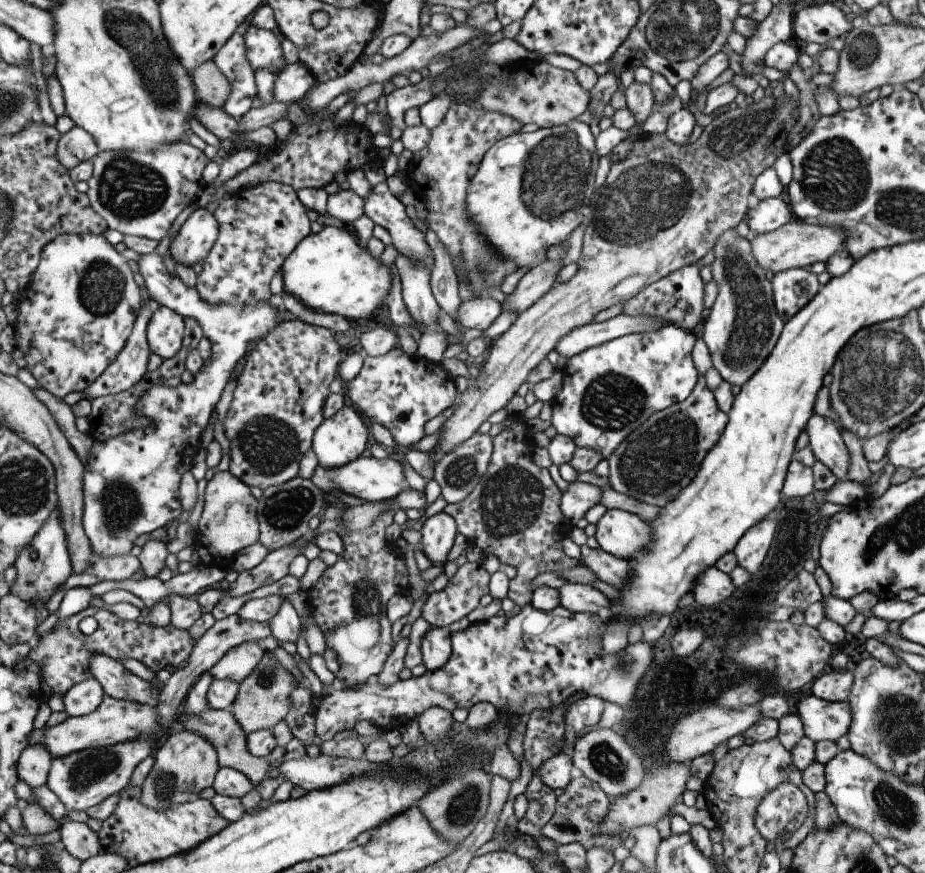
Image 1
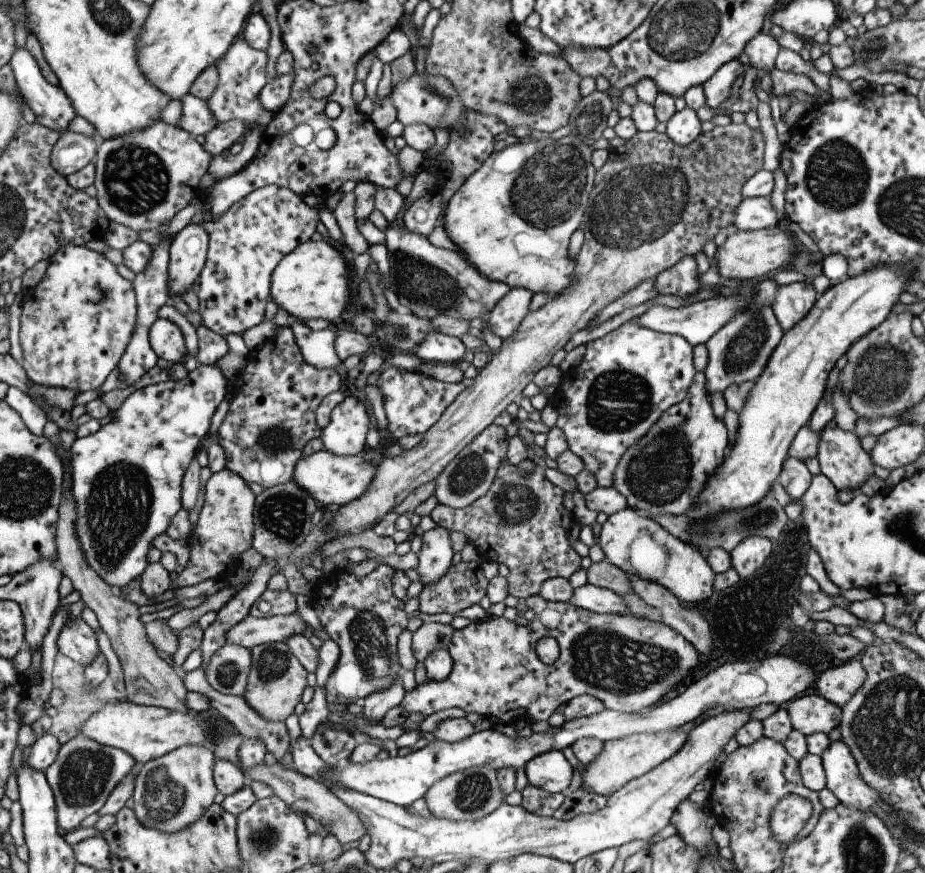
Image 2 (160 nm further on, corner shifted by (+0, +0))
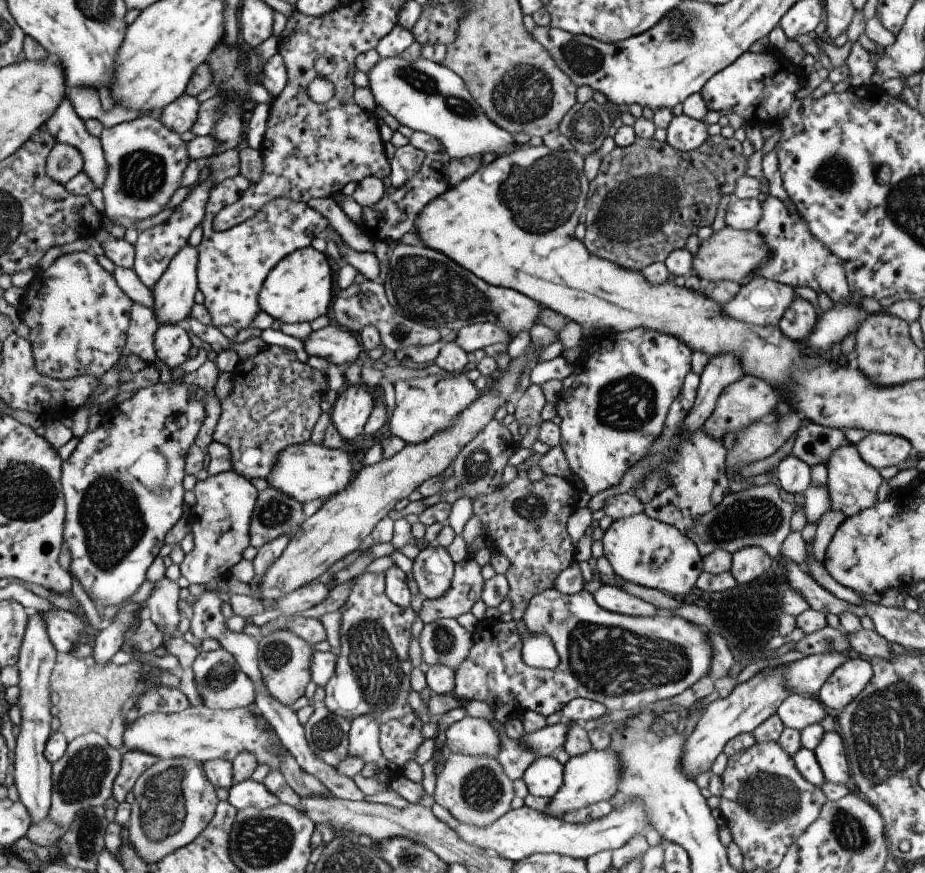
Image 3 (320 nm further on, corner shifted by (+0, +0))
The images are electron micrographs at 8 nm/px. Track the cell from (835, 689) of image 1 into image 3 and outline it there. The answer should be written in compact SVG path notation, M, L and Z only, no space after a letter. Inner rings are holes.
M852 655L838 666L817 691L817 698L830 713L840 711L865 688L872 675L871 665Z

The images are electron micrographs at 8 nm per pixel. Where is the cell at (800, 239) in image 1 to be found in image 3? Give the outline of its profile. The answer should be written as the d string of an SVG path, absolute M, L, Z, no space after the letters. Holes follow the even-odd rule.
M722 227L699 243L698 252L692 256L692 274L697 276L702 283L707 281L735 281L739 283L745 275L751 274L754 268L766 259L767 255L767 249L757 232Z

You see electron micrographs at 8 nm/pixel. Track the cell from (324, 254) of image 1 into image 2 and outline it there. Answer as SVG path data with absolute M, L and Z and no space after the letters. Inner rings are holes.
M307 240L288 252L271 272L269 299L287 312L289 319L323 319L328 322L352 311L354 285L348 273L351 266L341 253L326 241Z

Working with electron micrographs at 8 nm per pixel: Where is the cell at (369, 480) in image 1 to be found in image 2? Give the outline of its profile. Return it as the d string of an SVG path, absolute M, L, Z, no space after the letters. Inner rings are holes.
M321 449L315 454L309 454L305 458L301 456L297 460L293 468L292 481L314 498L320 508L336 508L355 500L363 491L367 491L375 472L377 468L365 462L360 455L335 456Z

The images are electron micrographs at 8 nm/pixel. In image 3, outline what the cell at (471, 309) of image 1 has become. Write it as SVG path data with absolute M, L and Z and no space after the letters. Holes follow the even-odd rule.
M364 280L361 284L351 284L346 289L336 290L330 304L329 316L333 324L355 335L364 326L373 327L380 336L381 347L389 356L405 346L430 345L440 340L437 330L397 314L386 299L384 288L375 281Z

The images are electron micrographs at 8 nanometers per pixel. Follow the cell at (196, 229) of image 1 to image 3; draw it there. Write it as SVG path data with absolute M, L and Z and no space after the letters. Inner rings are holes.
M181 247L170 260L163 274L150 288L152 311L159 325L175 325L187 318L196 287L196 247Z

